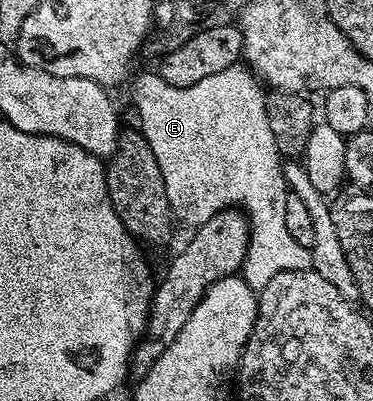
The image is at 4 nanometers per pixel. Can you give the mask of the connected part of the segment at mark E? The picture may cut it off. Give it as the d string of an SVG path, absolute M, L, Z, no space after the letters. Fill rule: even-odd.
M234 65L226 68L225 71L219 71L215 75L209 75L206 79L201 79L200 82L191 84L187 88L177 88L166 84L158 75L158 72L151 71L139 76L133 85L133 97L131 103L139 111L139 131L149 143L149 147L153 150L153 157L157 160L157 165L161 168L162 181L165 183L166 197L169 199L172 208L181 207L181 213L184 219L191 224L191 227L203 225L213 214L217 214L223 209L230 207L240 207L248 216L248 225L251 226L250 245L246 251L246 259L243 260L241 276L251 289L256 291L265 287L269 283L269 279L275 274L280 274L283 270L305 270L313 267L311 250L302 247L293 235L290 235L289 230L285 226L285 199L288 195L287 183L283 175L283 163L279 155L279 149L273 140L273 131L270 130L268 119L266 94L254 77L254 74L246 68L241 69L239 65Z

